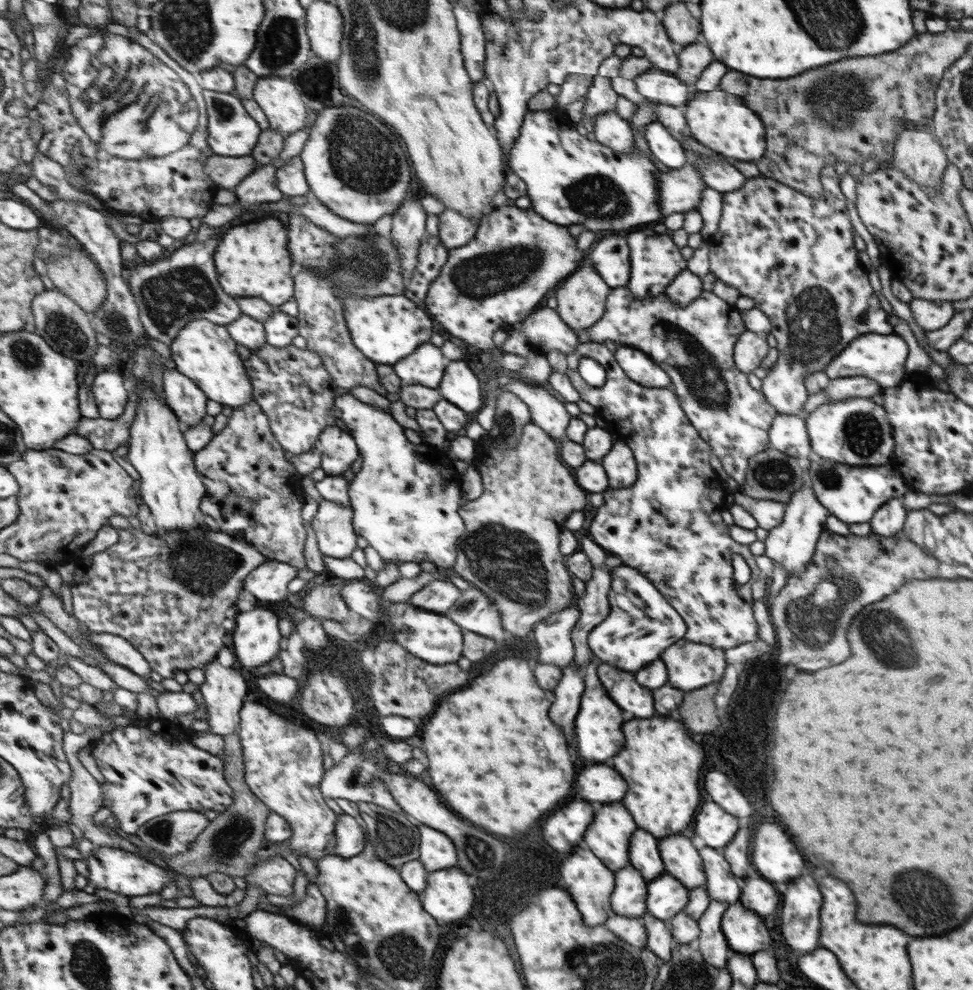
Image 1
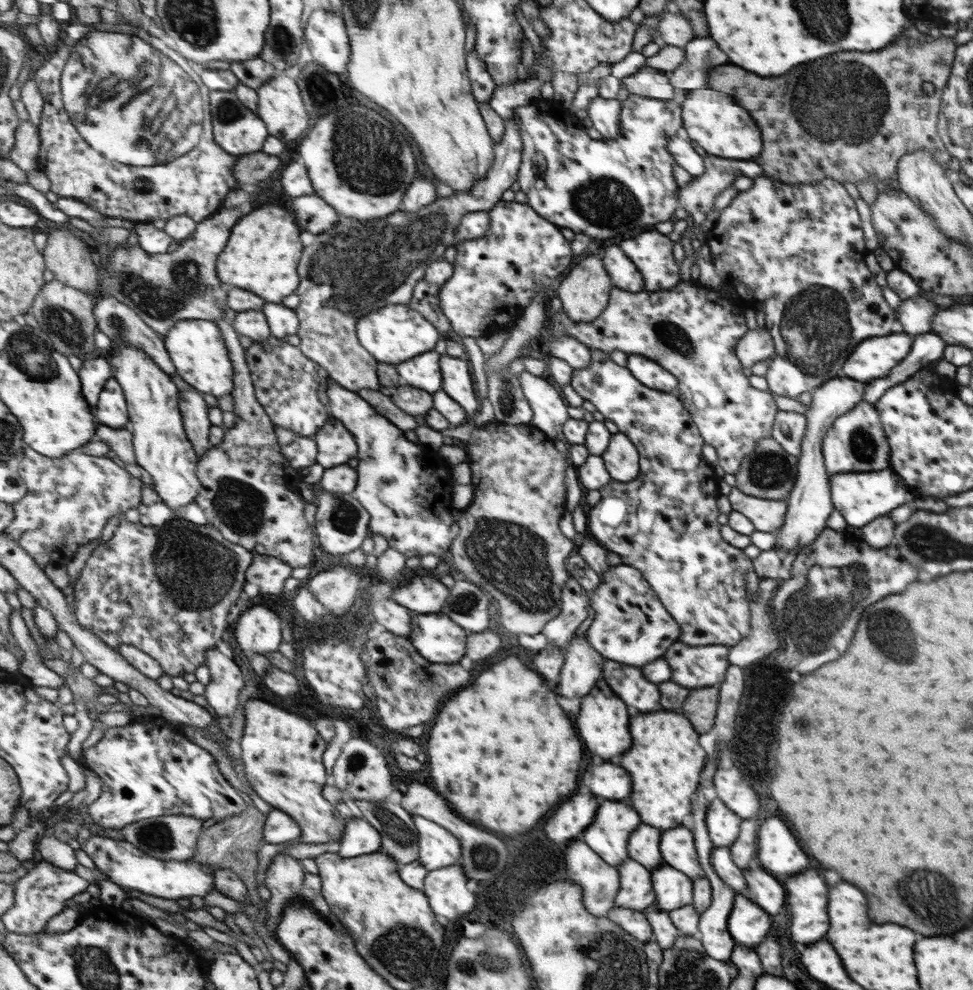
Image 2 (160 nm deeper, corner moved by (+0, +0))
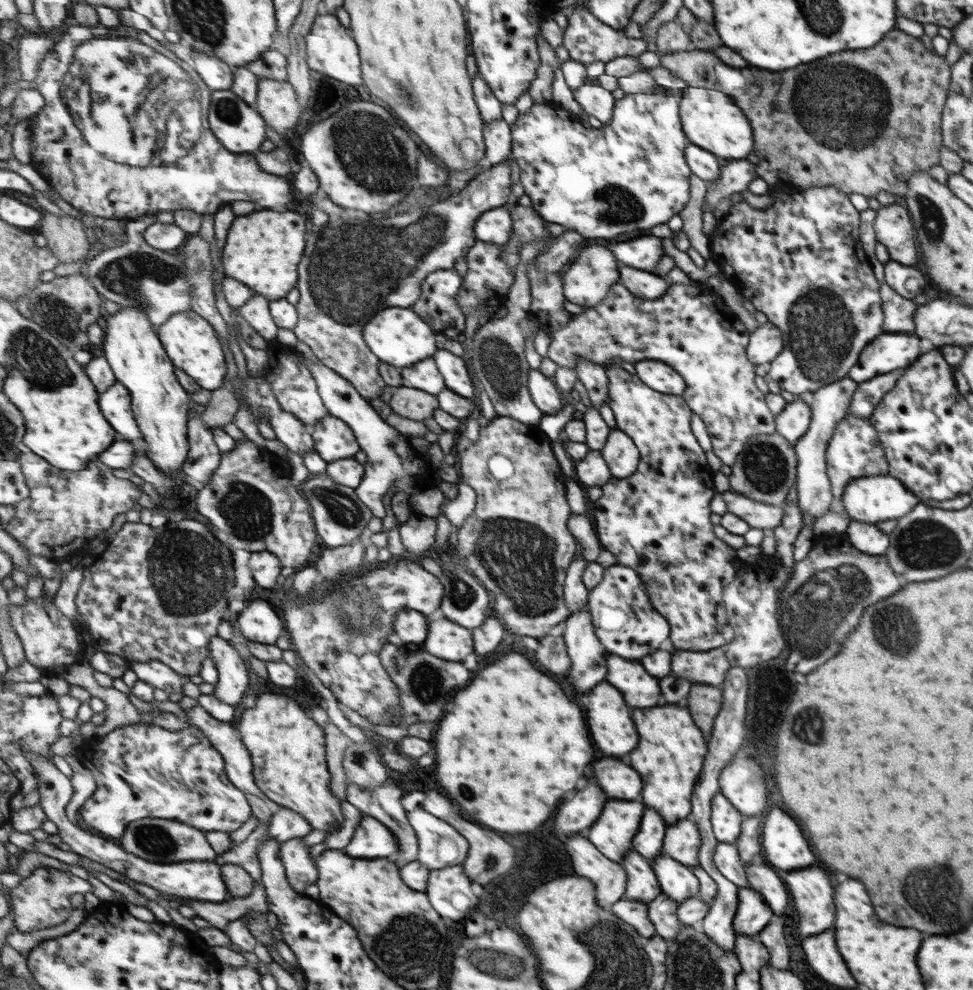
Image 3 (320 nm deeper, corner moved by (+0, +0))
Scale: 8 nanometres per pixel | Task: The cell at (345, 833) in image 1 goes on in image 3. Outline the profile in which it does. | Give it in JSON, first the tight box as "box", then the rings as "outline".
{"box":[343,813,400,859],"outline":[[[363,813],[353,840],[343,852],[357,858],[390,859],[400,854],[400,842],[383,821]]]}

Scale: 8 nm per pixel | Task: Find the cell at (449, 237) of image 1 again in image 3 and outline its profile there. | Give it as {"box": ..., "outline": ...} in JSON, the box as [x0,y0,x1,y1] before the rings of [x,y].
{"box":[476,206,514,244],"outline":[[[508,206],[485,212],[476,224],[476,238],[485,242],[506,244],[510,242],[512,232],[514,222]]]}

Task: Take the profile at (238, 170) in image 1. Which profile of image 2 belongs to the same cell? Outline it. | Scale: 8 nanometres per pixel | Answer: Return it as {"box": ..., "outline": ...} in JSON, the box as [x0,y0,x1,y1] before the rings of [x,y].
{"box":[234,150,282,188],"outline":[[[263,150],[239,156],[237,164],[234,166],[234,173],[240,186],[250,188],[267,180],[281,167],[282,163],[279,156],[267,154]]]}

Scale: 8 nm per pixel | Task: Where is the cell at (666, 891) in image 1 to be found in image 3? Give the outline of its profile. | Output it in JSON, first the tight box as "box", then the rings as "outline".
{"box":[650,853,699,903],"outline":[[[661,853],[650,861],[650,865],[659,883],[661,894],[677,903],[693,898],[699,894],[699,881],[692,869],[673,857]]]}

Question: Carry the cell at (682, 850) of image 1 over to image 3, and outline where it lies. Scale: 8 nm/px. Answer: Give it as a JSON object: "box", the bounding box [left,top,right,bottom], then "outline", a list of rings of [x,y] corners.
{"box":[663,819,700,868],"outline":[[[691,819],[677,821],[664,832],[663,854],[690,868],[698,866],[700,831]]]}

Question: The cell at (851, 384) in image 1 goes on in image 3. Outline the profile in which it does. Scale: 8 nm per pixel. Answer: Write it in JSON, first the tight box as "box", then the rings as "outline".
{"box":[792,376,857,519],"outline":[[[845,376],[843,379],[836,380],[831,384],[818,388],[816,391],[812,391],[811,403],[808,405],[811,414],[808,430],[804,432],[804,436],[801,436],[796,443],[792,444],[797,460],[794,484],[797,494],[796,505],[800,508],[802,514],[810,514],[815,519],[829,510],[832,499],[824,459],[826,445],[833,434],[835,426],[845,418],[851,395],[856,386],[857,383],[854,380]]]}

